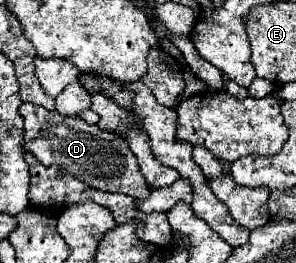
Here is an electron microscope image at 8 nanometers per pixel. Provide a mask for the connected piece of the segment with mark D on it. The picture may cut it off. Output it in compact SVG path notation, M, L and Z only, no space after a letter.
M23 103L19 113L25 119L25 149L31 151L45 167L61 167L65 173L71 173L79 181L87 183L93 189L123 193L135 199L149 197L149 185L139 171L137 157L129 149L127 141L111 131L101 131L95 125L87 125L79 117L65 117L57 111L49 111L41 105Z

